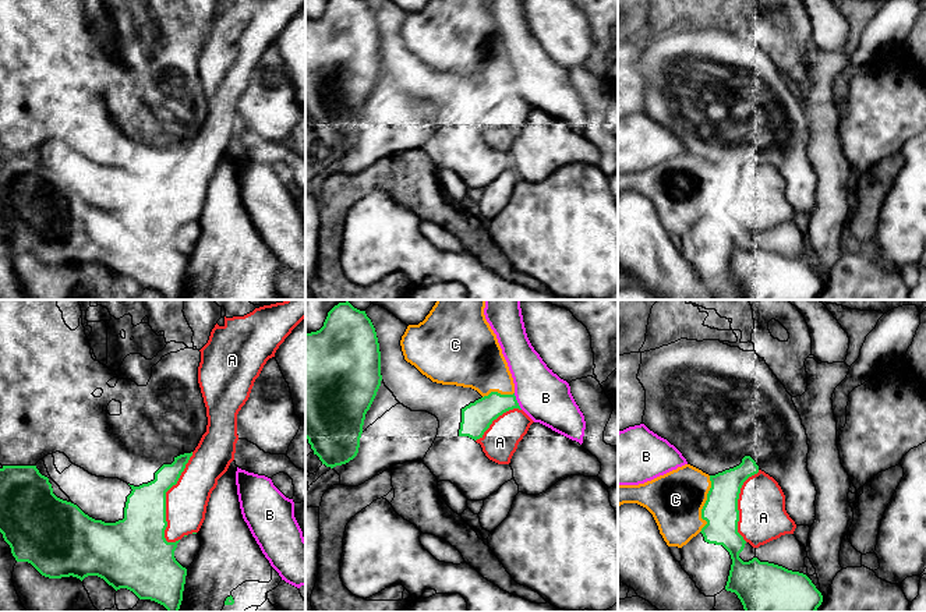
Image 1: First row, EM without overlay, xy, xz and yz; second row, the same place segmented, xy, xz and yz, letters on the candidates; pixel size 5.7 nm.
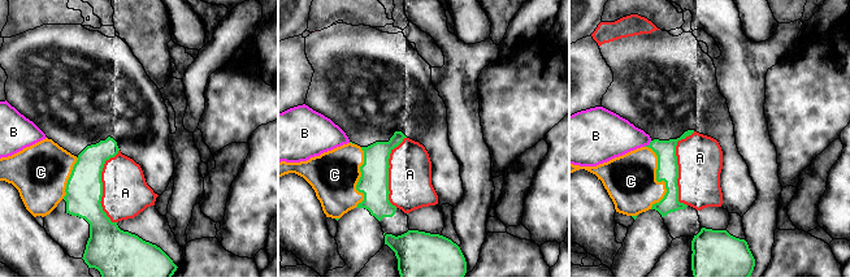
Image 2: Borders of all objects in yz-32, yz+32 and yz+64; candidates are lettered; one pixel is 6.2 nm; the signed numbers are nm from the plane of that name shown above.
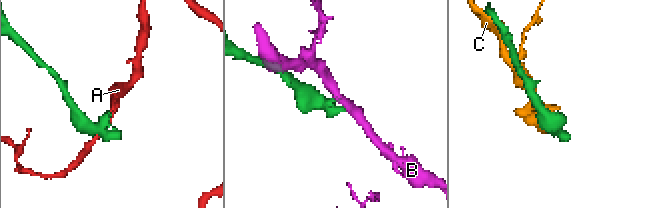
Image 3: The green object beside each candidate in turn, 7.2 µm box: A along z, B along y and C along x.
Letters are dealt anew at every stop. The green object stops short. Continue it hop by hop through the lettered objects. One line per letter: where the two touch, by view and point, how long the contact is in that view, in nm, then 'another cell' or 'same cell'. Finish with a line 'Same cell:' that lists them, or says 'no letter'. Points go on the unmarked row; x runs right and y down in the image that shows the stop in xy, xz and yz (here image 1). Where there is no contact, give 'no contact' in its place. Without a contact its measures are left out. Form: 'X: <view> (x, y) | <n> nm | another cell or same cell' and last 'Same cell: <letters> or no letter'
A: xy (165, 186) | 550 nm | another cell
B: xz (516, 89) | 110 nm | another cell
C: yz (704, 191) | 340 nm | another cell
Same cell: no letter

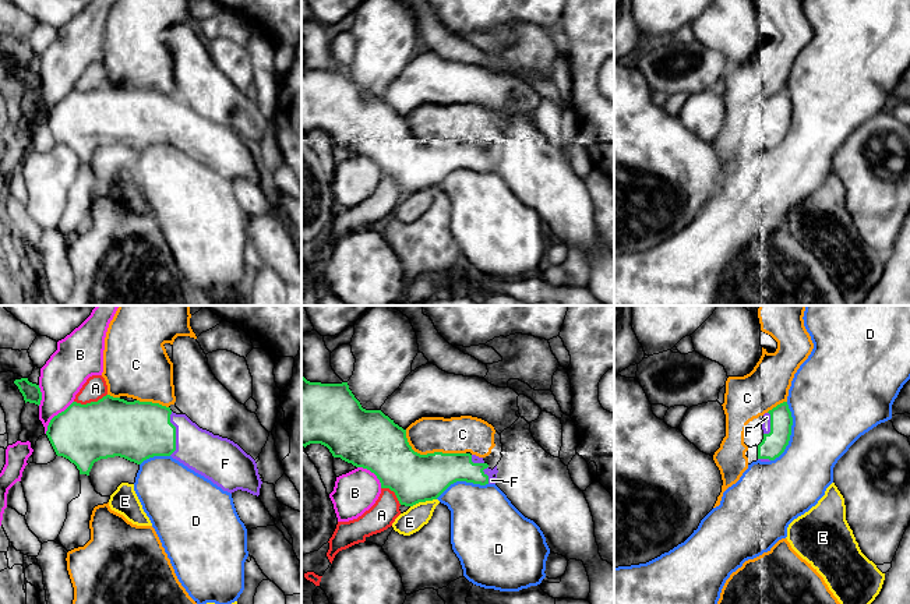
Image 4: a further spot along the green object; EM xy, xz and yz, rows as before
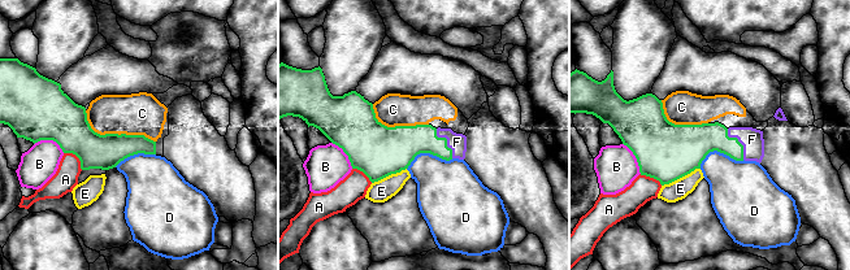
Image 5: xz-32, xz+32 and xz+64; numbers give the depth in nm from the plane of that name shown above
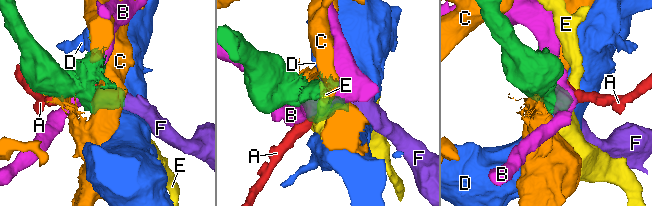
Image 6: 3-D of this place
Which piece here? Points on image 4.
A: xy (91, 89) | 200 nm | another cell
B: xy (55, 103) | 260 nm | another cell
C: xz (430, 141) | 380 nm | another cell
D: yz (790, 120) | 360 nm | another cell
E: xz (423, 189) | 160 nm | another cell
F: xy (175, 122) | 260 nm | same cell
Same cell: F

